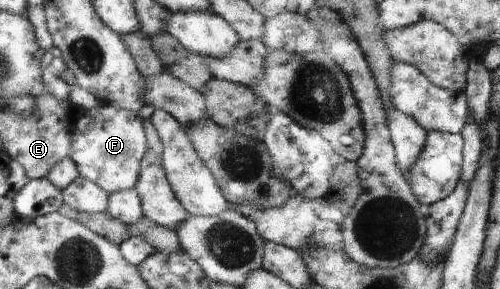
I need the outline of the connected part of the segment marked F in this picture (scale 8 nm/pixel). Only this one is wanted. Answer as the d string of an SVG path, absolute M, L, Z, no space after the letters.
M103 104L87 110L79 119L77 131L71 158L80 167L82 176L98 183L111 194L138 187L142 159L148 153L144 119L138 113Z

